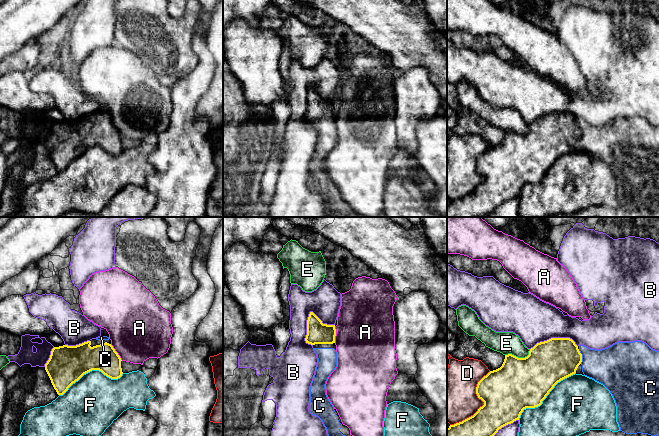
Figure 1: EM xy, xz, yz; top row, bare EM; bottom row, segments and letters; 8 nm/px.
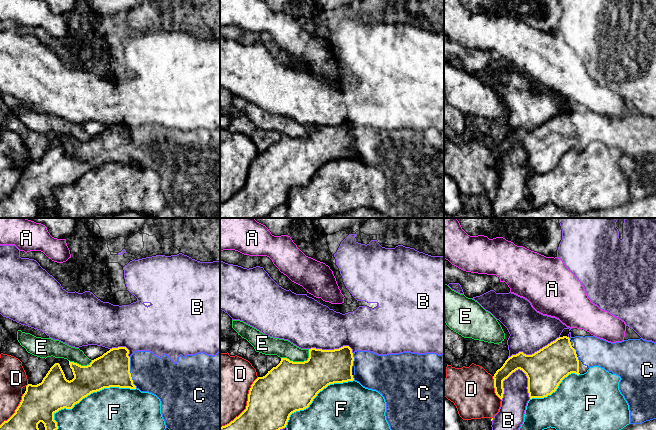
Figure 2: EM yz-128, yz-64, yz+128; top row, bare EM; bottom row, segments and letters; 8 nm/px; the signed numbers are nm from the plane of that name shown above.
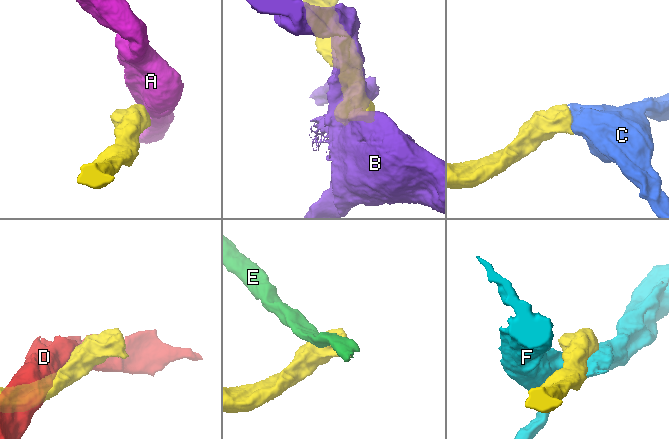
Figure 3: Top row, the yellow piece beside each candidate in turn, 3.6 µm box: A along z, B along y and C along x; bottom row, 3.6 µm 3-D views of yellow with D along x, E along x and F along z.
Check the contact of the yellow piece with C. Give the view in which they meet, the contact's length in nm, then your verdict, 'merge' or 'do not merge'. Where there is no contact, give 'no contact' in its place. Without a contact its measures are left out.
contact in yz; length 120 nm; merge

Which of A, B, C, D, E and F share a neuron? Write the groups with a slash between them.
A / B / C / D / E / F

